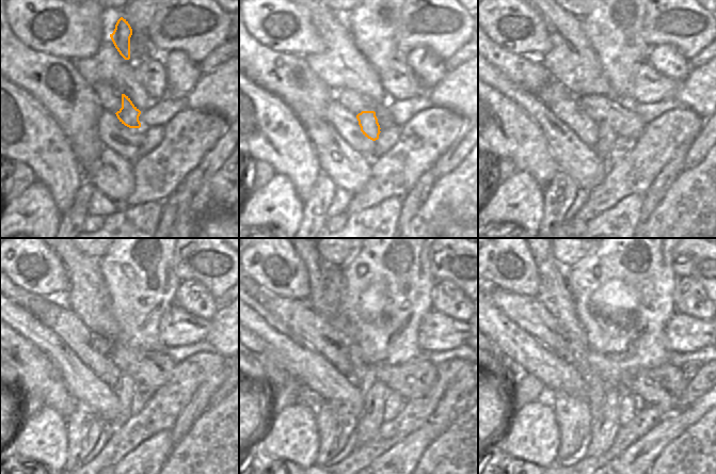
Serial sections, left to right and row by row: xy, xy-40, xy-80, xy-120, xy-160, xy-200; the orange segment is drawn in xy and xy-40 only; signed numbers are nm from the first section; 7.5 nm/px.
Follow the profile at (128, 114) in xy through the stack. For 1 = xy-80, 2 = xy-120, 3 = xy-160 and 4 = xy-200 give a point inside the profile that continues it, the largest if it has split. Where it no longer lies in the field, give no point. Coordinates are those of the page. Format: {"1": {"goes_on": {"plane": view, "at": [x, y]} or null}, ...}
{"1": {"goes_on": {"plane": "xy-80", "at": [606, 137]}}, "2": {"goes_on": {"plane": "xy-120", "at": [126, 385]}}, "3": {"goes_on": {"plane": "xy-160", "at": [368, 422]}}, "4": {"goes_on": {"plane": "xy-200", "at": [605, 425]}}}

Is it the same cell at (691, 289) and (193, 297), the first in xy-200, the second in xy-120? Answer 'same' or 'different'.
same

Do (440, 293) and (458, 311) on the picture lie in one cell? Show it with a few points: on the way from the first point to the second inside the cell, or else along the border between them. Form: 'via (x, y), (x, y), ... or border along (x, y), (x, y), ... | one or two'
via (444, 297), (455, 307) | one

